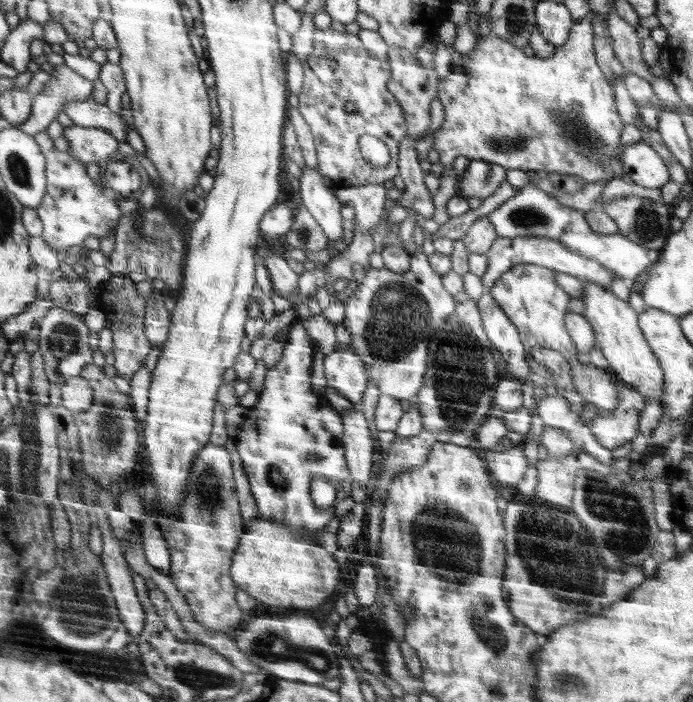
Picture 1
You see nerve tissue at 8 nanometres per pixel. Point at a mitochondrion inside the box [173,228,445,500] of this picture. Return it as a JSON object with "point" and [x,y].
{"point":[400,317]}

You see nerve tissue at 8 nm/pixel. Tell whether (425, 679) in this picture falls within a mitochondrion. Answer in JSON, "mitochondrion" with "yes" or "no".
{"mitochondrion":"no"}

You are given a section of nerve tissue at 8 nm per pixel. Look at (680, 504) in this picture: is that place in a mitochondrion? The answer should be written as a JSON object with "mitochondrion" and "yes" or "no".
{"mitochondrion":"no"}

